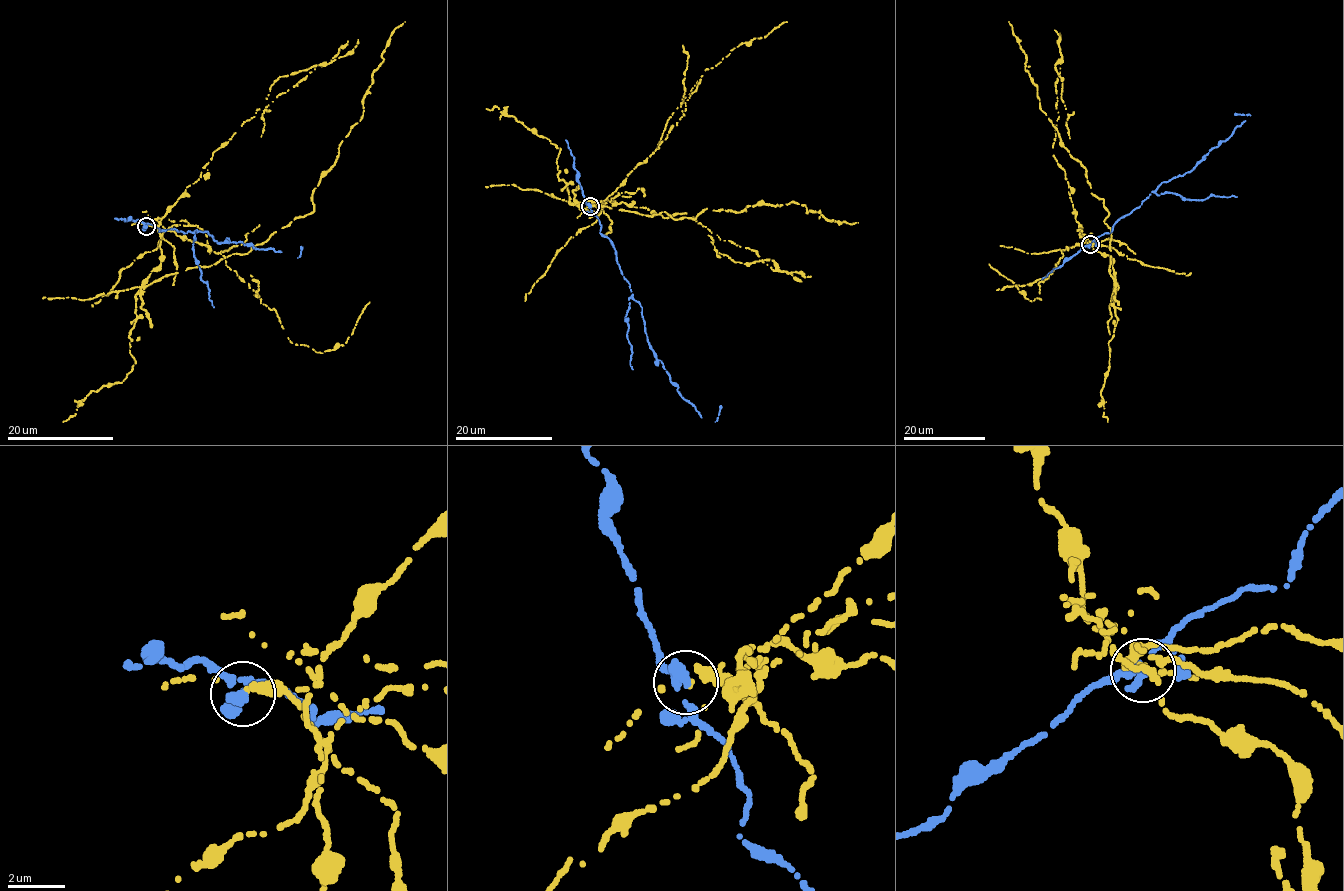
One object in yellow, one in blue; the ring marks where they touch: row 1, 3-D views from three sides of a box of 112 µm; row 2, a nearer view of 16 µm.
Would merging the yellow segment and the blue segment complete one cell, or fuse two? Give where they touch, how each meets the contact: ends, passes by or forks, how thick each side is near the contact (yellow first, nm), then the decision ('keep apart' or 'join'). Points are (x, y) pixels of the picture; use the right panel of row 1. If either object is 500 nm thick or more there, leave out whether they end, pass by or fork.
at (1090, 244); yellow passes by; blue ends there; 220 nm thick on the yellow side, 360 nm on the other; keep apart

